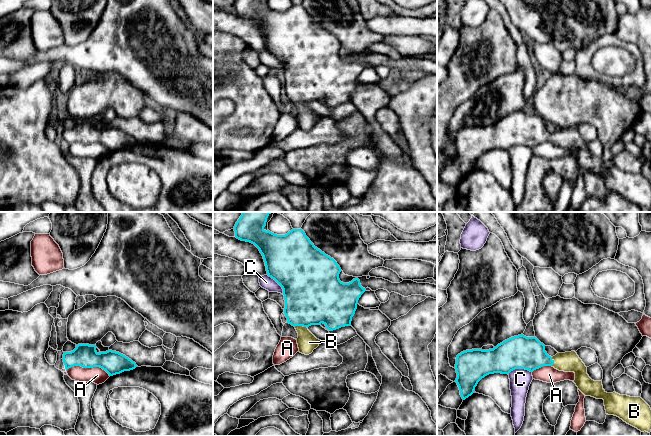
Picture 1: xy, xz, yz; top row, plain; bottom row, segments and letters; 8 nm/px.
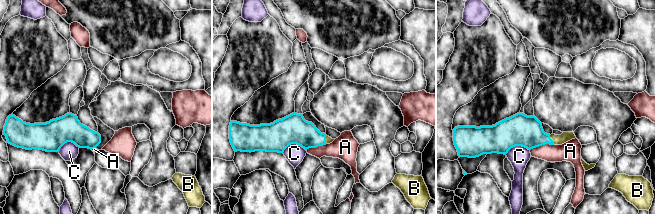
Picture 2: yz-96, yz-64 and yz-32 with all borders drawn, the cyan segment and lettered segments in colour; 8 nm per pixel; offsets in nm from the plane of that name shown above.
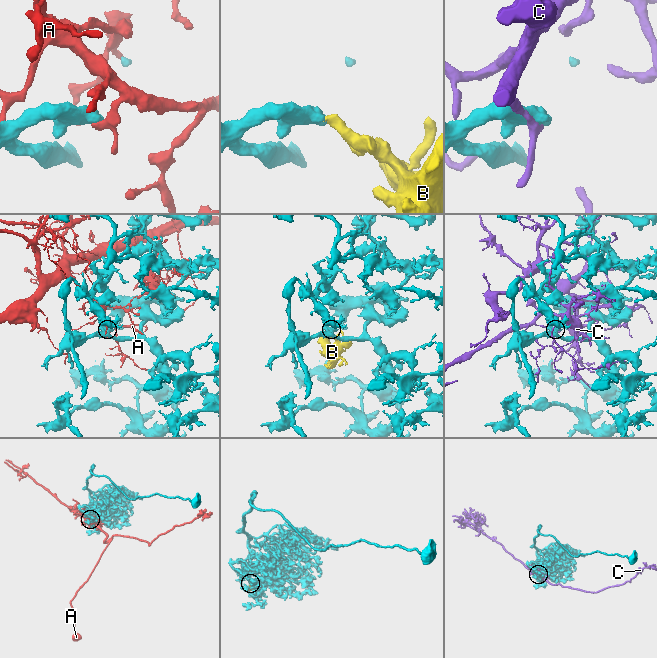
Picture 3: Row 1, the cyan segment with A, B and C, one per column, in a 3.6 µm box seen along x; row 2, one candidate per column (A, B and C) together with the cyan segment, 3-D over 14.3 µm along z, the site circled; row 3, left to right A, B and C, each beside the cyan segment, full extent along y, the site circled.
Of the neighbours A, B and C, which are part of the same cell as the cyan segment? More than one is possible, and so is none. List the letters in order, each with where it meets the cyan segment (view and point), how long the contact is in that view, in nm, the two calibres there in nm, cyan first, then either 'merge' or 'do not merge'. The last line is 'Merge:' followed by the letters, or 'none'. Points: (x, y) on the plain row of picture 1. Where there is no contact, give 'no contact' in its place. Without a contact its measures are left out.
A: xy (88, 143) | 360 nm | 190/140 nm | do not merge
B: xz (300, 101) | 100 nm | 440/160 nm | merge
C: yz (519, 144) | 190 nm | 280/180 nm | do not merge
Merge: B

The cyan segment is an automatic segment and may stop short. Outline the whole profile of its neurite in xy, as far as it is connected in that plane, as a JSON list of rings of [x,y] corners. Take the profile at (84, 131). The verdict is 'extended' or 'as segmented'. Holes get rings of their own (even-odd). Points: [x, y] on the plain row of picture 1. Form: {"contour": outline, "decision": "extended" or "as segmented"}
{"contour": [[[89,120],[76,121],[73,127],[64,128],[62,135],[66,146],[74,142],[83,144],[100,143],[109,152],[130,147],[137,143],[135,138],[119,128],[108,126],[98,129],[96,121]]], "decision": "as segmented"}

